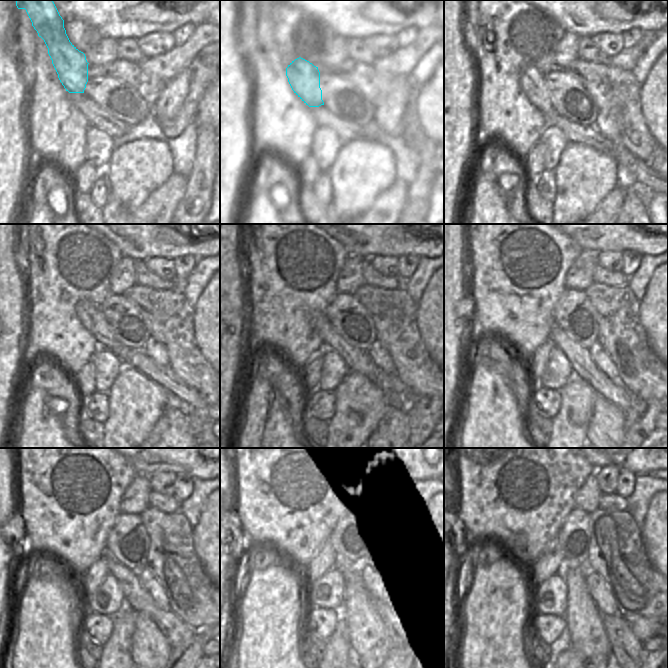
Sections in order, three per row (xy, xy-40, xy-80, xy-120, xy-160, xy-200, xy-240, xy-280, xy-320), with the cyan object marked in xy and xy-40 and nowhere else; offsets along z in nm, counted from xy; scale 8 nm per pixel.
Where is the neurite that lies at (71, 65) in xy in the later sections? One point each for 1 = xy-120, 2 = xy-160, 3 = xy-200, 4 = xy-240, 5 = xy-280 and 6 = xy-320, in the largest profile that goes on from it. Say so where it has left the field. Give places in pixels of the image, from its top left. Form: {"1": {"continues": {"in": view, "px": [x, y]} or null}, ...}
{"1": {"continues": {"in": "xy-120", "px": [89, 314]}}, "2": {"continues": {"in": "xy-160", "px": [357, 360]}}, "3": {"continues": {"in": "xy-200", "px": [584, 368]}}, "4": {"continues": {"in": "xy-240", "px": [179, 634]}}, "5": {"continues": {"in": "xy-280", "px": [402, 636]}}, "6": {"continues": {"in": "xy-320", "px": [627, 647]}}}

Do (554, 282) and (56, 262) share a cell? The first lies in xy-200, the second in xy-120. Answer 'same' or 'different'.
same

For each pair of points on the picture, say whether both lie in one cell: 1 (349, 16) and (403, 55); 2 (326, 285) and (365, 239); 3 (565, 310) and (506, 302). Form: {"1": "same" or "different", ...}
{"1": "different", "2": "different", "3": "different"}

